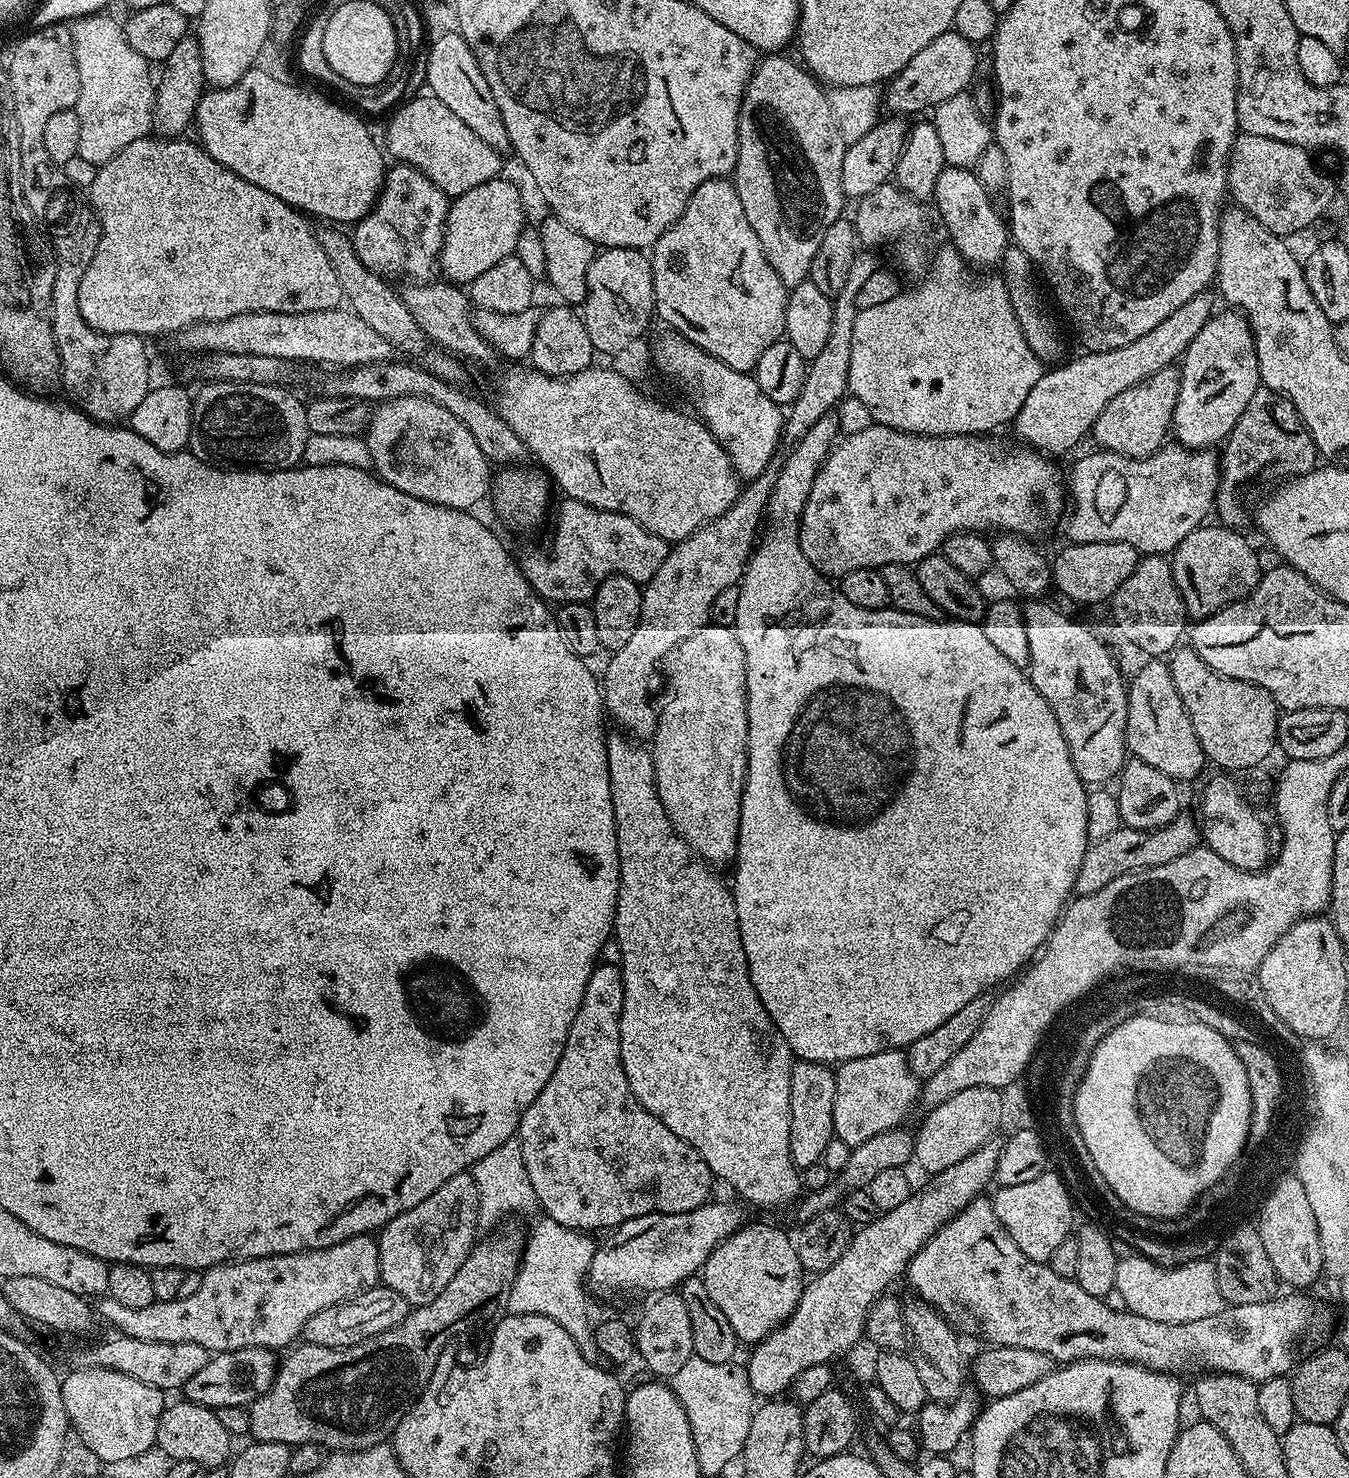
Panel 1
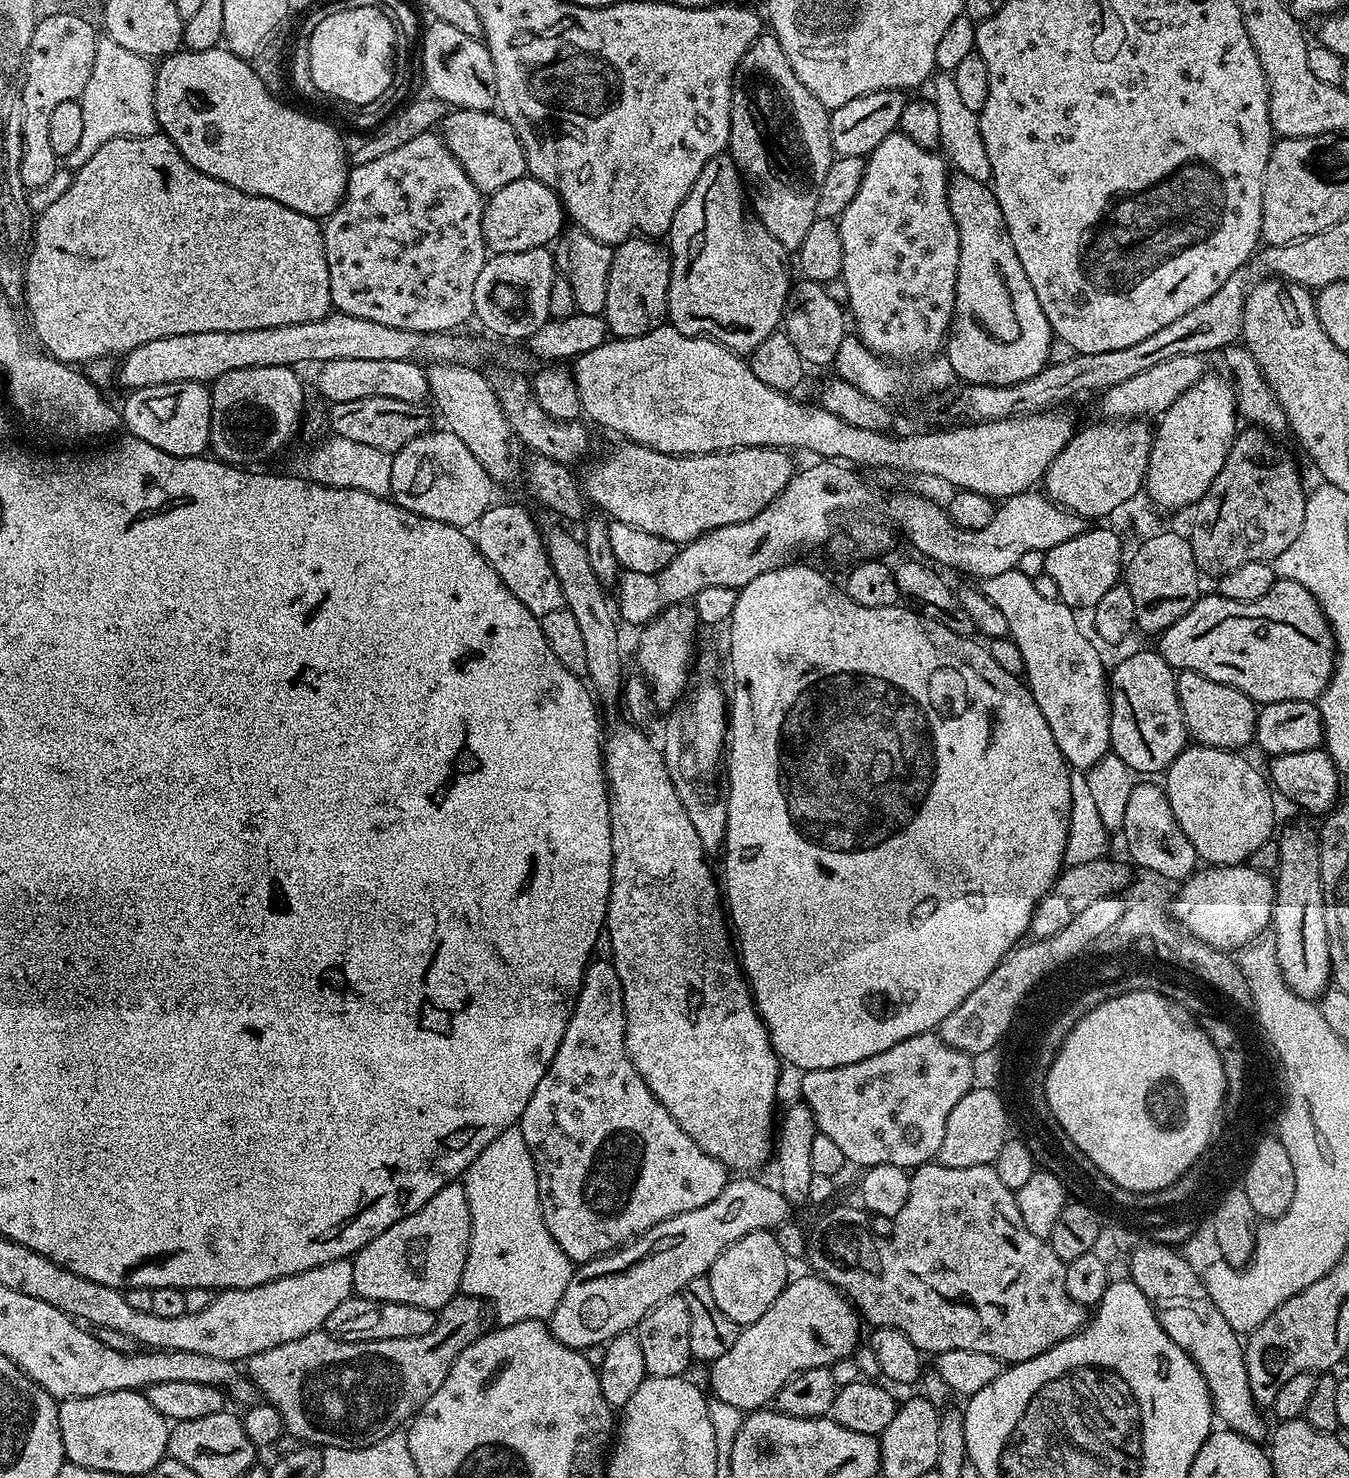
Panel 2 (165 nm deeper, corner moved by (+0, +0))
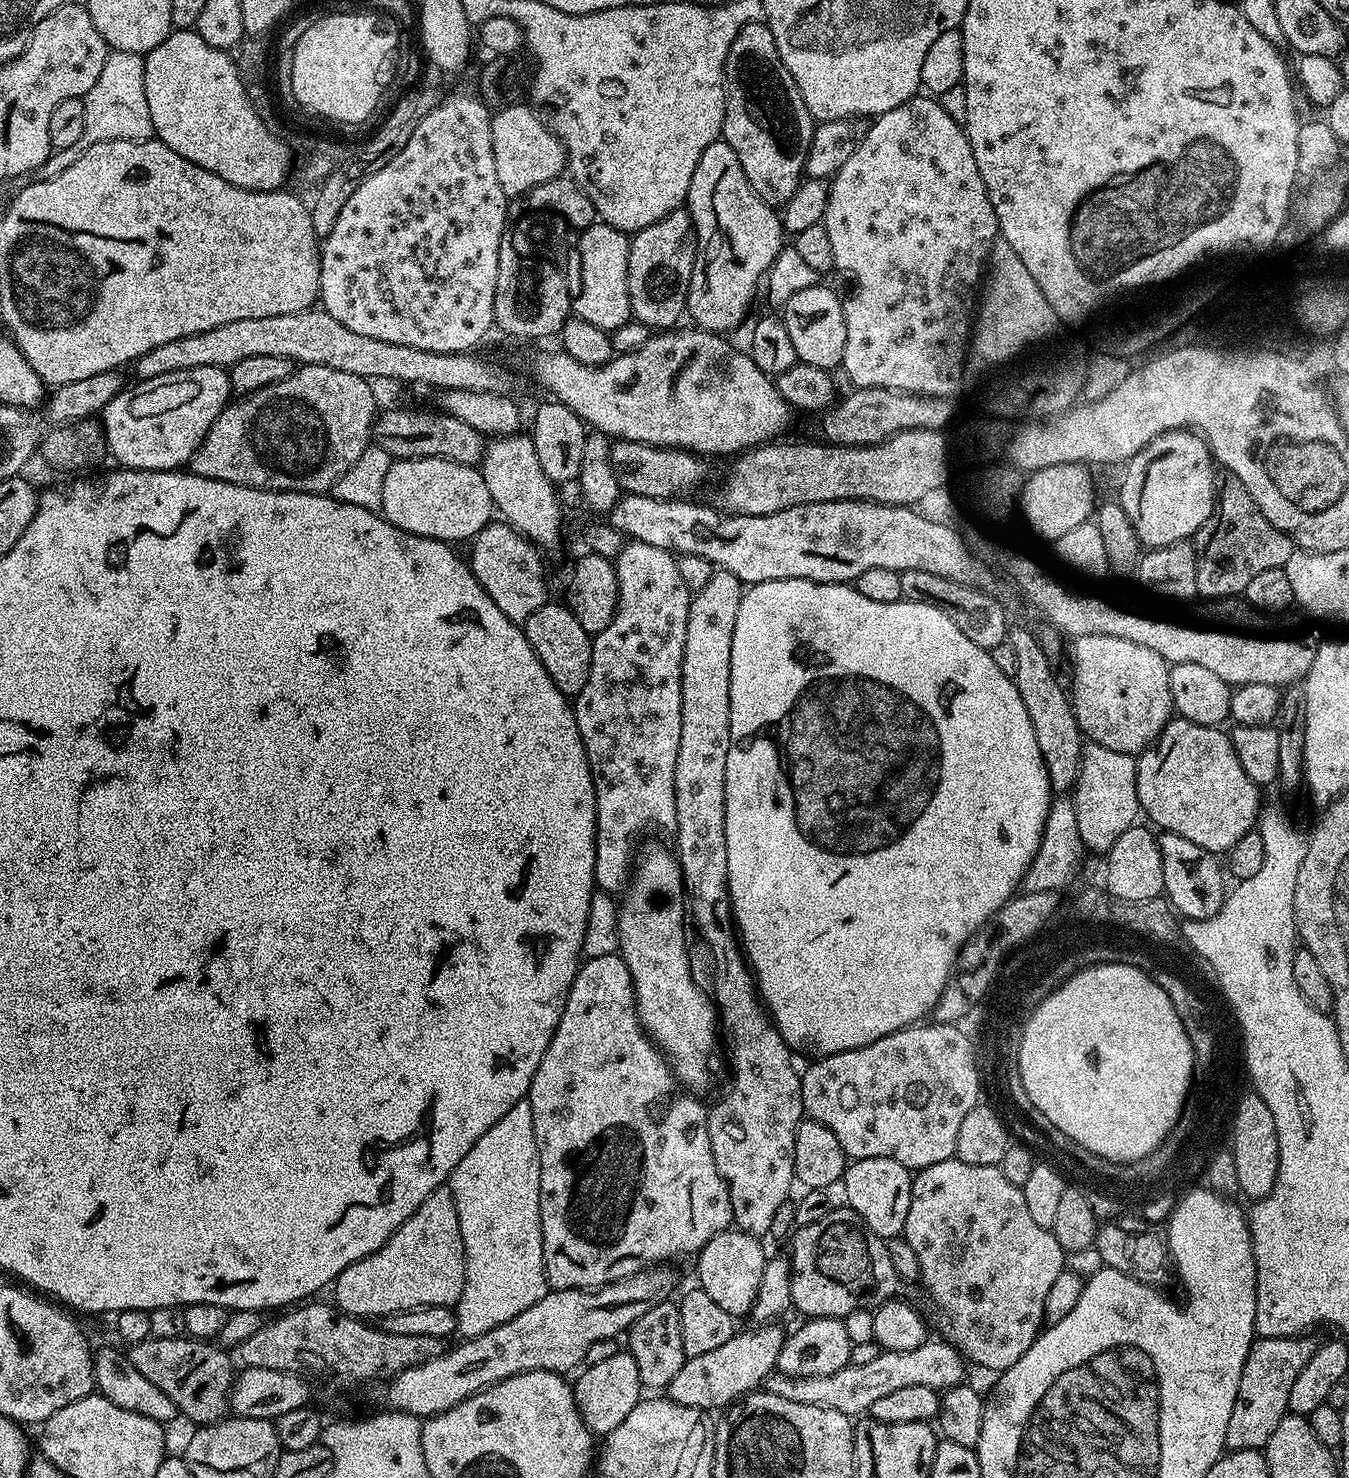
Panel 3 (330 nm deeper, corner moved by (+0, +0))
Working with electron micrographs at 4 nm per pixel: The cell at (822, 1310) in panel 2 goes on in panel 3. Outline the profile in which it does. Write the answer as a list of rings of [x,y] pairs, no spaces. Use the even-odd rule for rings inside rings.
[[[773,1322],[753,1327],[753,1332],[737,1331],[730,1338],[730,1342],[725,1342],[723,1346],[718,1346],[707,1354],[687,1357],[682,1370],[674,1374],[674,1382],[667,1386],[667,1399],[682,1406],[724,1410],[749,1392],[757,1391],[777,1371],[778,1354],[786,1337],[785,1329],[780,1329],[780,1326]]]

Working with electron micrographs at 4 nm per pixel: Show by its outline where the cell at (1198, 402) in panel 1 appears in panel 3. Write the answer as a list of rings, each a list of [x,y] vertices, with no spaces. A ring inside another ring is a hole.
[[[1182,428],[1163,432],[1141,452],[1134,454],[1123,472],[1118,503],[1122,510],[1126,510],[1126,518],[1130,518],[1145,549],[1170,546],[1195,537],[1202,522],[1210,518],[1216,501],[1218,472],[1211,450],[1196,433]]]

